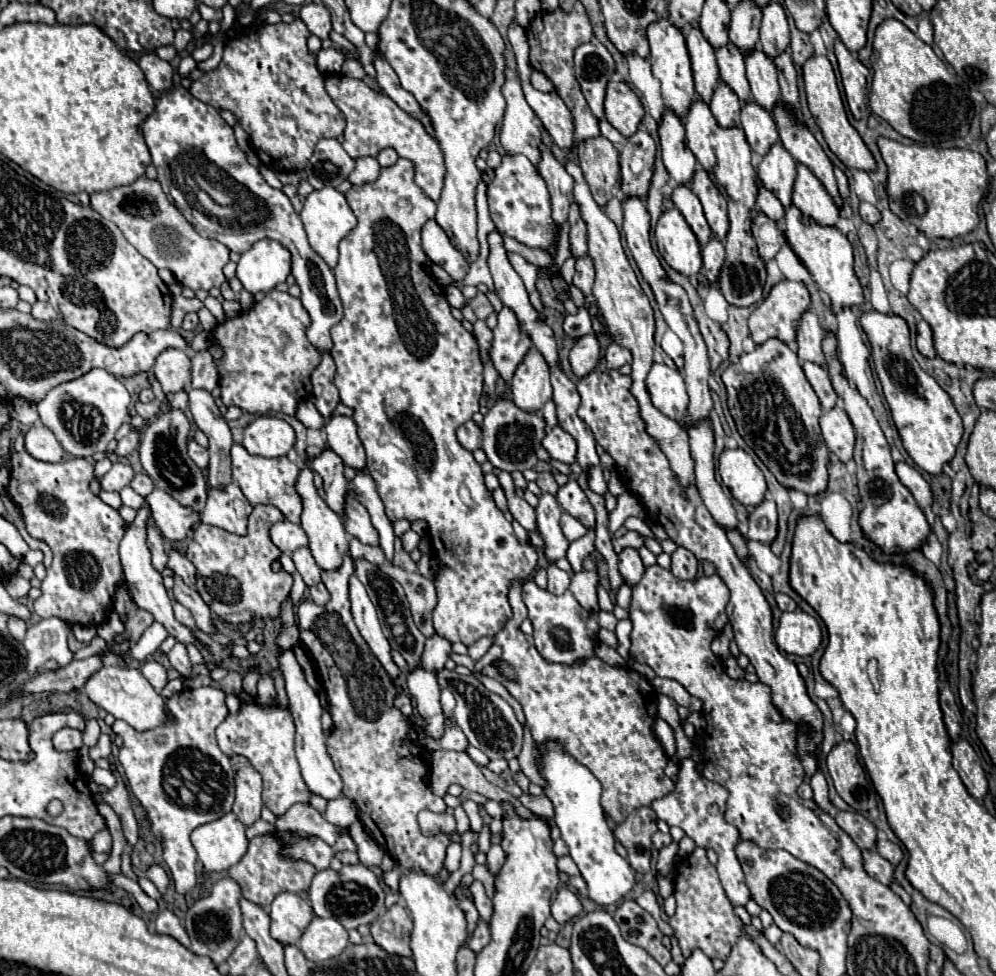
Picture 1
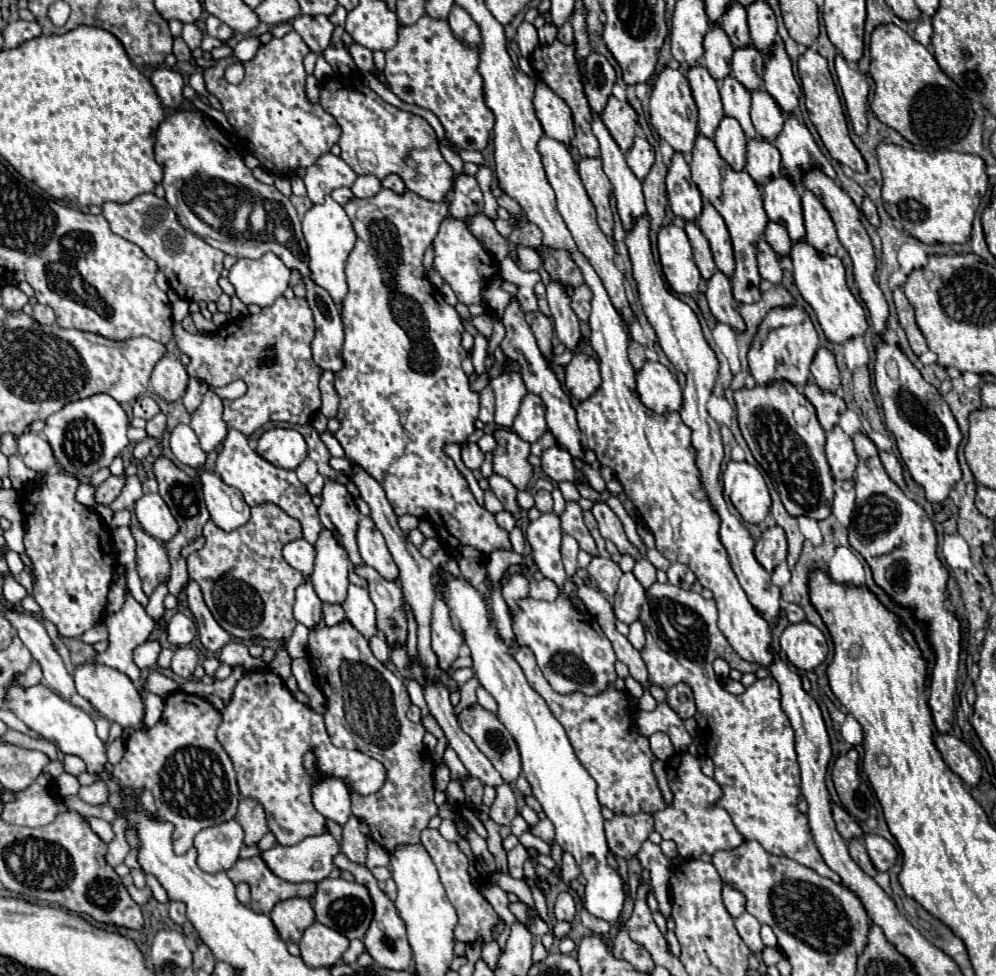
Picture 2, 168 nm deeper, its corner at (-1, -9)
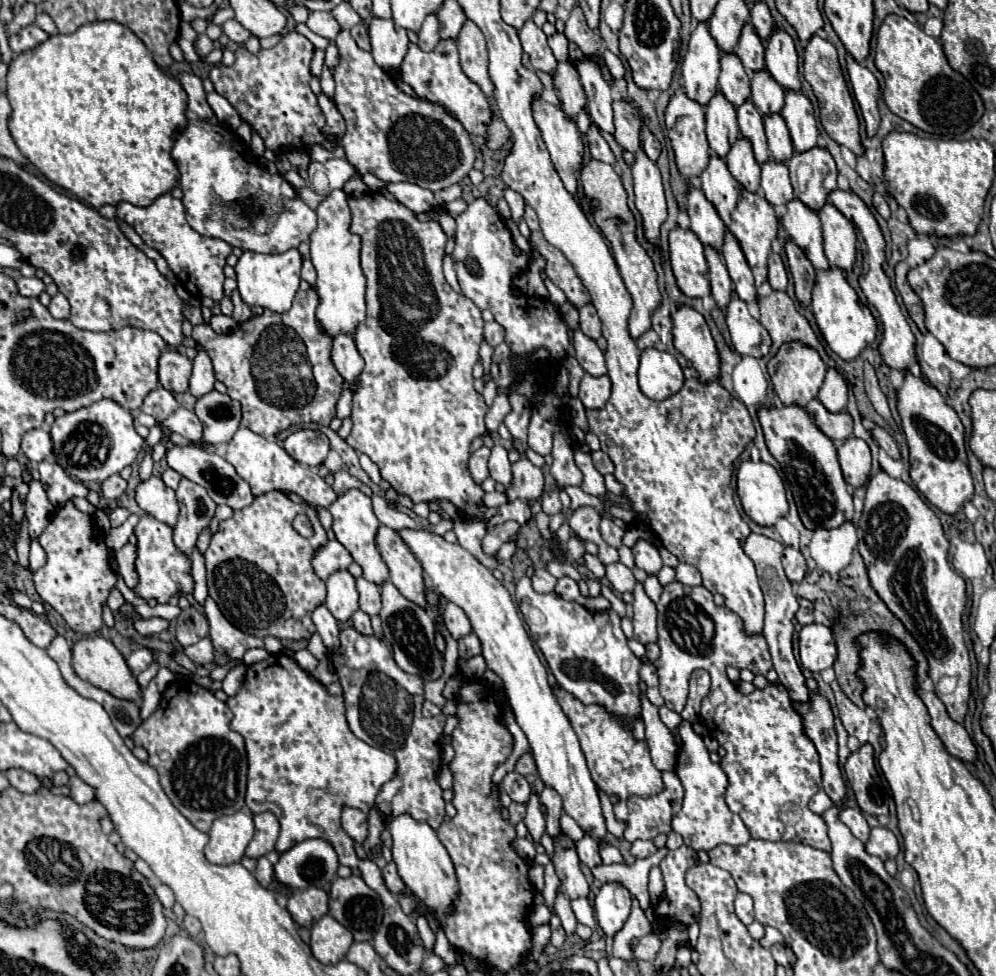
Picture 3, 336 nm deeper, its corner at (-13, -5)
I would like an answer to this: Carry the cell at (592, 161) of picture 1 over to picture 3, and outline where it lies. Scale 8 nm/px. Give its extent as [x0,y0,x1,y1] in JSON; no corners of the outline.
[579,160,661,338]

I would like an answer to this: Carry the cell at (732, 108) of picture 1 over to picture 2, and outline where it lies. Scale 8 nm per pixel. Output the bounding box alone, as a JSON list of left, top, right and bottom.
[713,116,747,170]

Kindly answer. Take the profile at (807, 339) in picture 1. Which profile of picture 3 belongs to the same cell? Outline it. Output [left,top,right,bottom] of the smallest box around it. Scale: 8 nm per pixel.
[819,368,847,412]

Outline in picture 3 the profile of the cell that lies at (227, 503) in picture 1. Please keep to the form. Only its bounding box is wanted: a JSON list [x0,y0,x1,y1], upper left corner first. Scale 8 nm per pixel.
[167,446,253,510]

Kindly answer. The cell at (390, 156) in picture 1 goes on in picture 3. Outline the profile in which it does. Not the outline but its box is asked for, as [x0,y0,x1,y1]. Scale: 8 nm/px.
[387,182,439,212]

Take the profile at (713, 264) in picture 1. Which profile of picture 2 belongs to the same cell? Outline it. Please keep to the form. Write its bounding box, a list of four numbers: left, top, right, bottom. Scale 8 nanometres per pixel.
[707,272,745,332]

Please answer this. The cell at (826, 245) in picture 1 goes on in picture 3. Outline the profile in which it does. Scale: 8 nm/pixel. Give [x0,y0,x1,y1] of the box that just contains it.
[813,268,877,360]

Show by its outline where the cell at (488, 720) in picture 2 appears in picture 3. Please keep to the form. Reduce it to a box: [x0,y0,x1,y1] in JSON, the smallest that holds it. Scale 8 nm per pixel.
[515,752,537,776]

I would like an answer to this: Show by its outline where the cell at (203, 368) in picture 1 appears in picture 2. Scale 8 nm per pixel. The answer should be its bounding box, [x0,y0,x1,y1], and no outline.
[191,390,227,452]

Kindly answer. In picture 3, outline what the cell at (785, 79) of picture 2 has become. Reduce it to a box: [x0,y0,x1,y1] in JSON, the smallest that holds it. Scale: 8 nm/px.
[781,90,817,152]

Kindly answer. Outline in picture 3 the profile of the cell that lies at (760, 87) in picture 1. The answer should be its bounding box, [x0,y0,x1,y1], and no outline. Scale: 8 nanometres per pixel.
[765,114,793,162]

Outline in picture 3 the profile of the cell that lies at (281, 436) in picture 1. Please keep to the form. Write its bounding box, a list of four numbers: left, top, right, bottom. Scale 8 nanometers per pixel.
[281,430,329,466]

